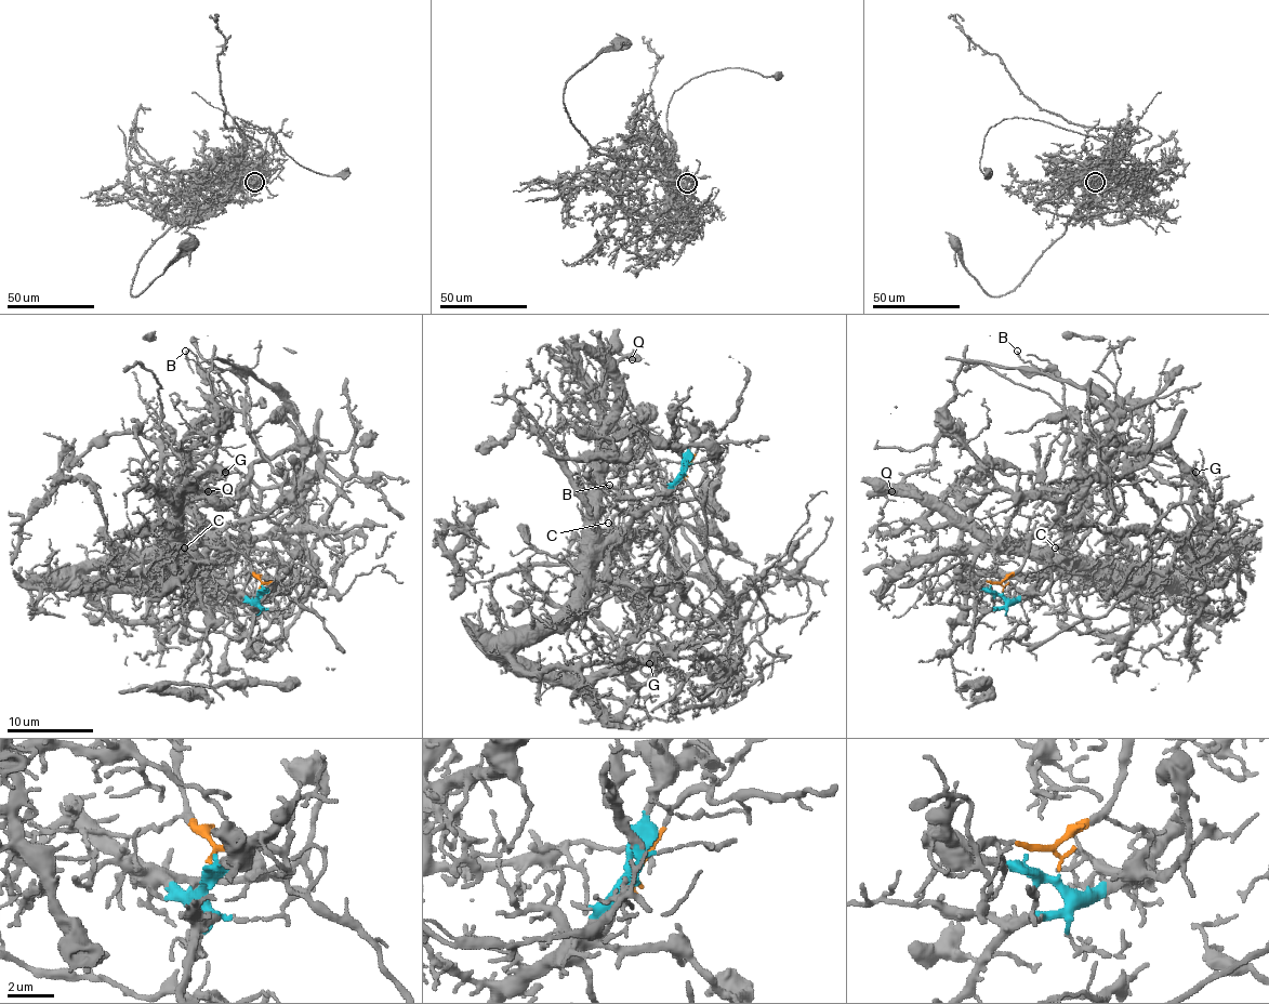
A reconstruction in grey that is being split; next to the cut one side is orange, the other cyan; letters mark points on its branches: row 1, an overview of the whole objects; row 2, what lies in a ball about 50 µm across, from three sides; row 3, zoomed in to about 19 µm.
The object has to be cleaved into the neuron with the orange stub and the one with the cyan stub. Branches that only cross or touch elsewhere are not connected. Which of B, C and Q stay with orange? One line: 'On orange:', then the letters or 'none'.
On orange: B

